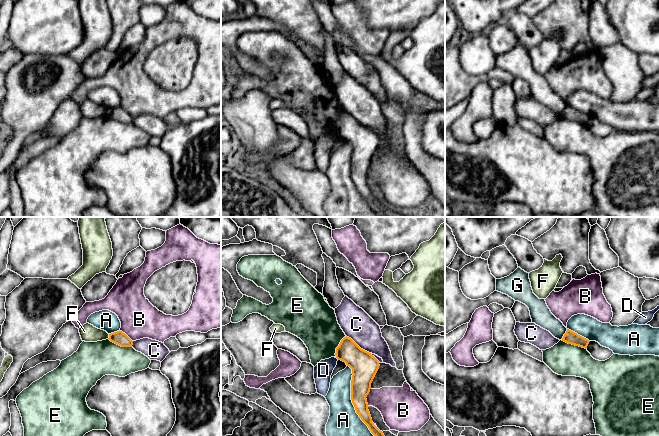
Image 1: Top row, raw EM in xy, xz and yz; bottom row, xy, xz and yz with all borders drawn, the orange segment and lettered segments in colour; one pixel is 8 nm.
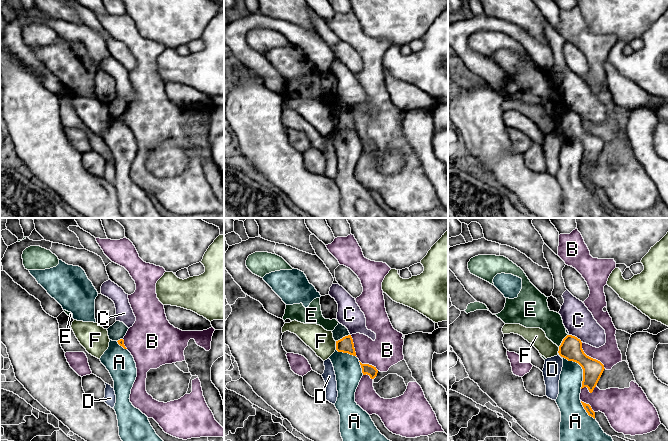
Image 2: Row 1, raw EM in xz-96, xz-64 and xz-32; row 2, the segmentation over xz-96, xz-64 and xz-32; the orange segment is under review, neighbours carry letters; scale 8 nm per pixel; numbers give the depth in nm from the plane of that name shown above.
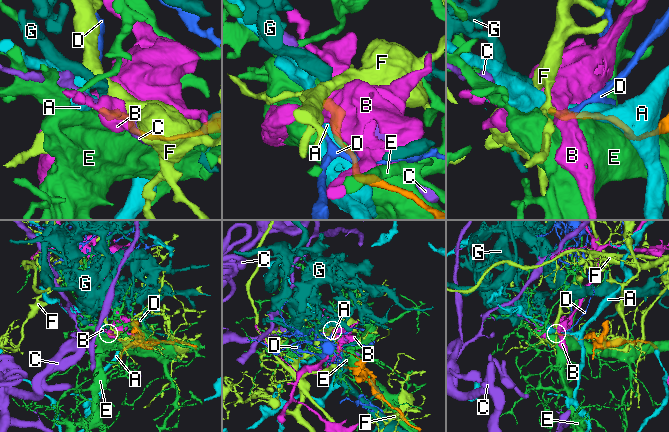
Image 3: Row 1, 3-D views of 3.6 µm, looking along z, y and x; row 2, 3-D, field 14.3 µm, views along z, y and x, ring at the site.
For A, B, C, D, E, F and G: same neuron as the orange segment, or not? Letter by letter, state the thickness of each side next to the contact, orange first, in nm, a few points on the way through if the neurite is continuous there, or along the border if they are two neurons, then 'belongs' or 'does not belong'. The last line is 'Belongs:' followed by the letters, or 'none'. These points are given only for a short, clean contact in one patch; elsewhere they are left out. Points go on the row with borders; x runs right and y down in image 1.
A: 190/240 nm | does not belong
B: 220/280 nm | does not belong
C: 220/240 nm | along xz (346, 335), (370, 353) | does not belong
D: 220/150 nm | along xz (336, 357), (338, 359) | does not belong
E: 110/260 nm | does not belong
F: 110/140 nm | along xy (109, 334), (107, 338) | does not belong
G: 110/160 nm | along yz (567, 329), (561, 339) | does not belong
Belongs: none

